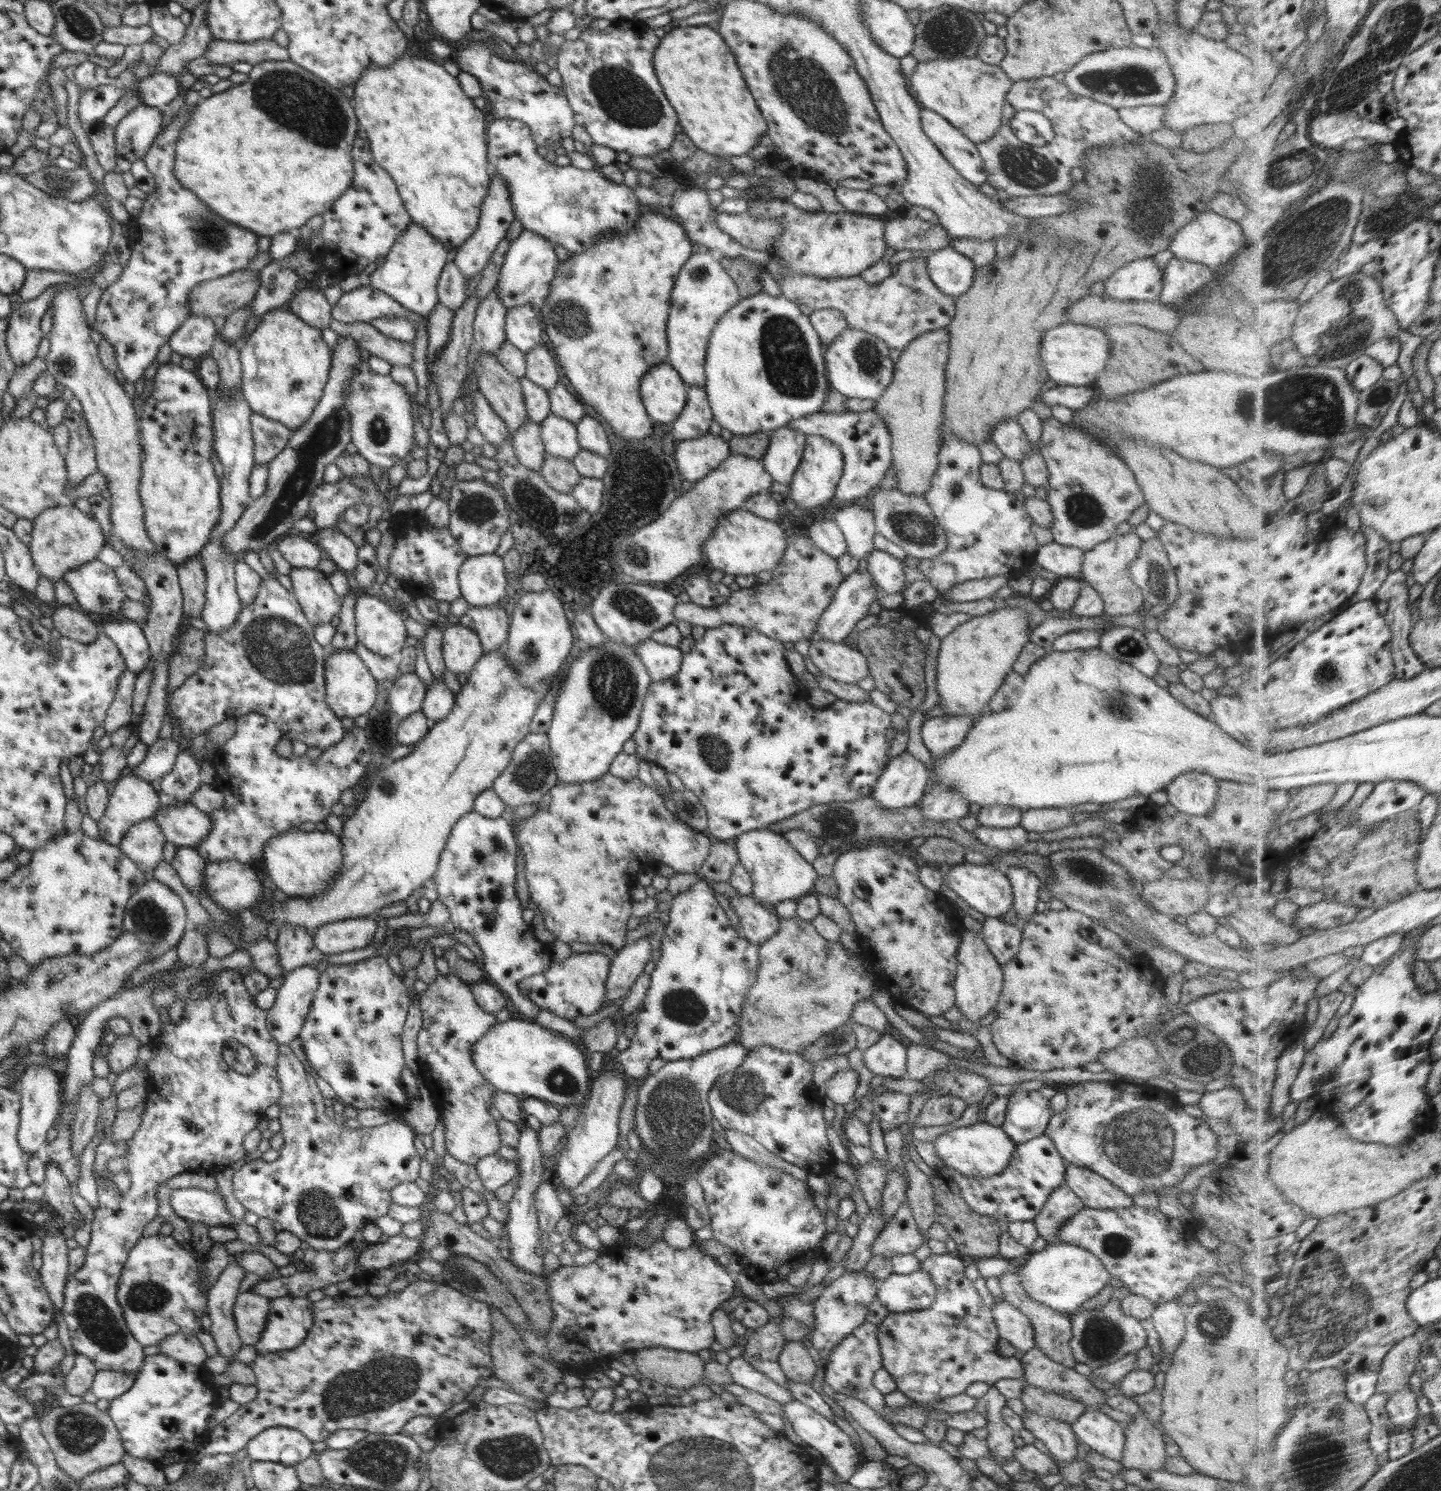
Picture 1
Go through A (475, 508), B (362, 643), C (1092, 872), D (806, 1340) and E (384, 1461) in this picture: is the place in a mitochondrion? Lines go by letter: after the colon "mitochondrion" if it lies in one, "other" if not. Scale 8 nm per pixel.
A: mitochondrion
B: other
C: mitochondrion
D: other
E: mitochondrion

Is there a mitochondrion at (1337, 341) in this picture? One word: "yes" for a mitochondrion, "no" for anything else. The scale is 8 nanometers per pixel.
yes

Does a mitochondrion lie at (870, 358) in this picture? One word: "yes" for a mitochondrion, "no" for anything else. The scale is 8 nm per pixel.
yes

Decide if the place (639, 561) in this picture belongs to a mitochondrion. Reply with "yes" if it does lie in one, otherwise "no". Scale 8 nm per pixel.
yes

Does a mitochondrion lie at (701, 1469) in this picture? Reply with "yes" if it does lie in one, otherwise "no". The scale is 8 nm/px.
yes

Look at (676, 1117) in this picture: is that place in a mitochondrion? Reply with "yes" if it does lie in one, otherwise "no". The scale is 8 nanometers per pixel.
yes

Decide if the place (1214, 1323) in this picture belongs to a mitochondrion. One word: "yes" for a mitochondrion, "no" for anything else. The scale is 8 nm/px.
yes

